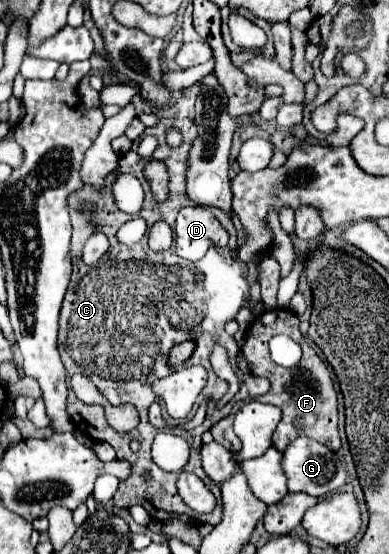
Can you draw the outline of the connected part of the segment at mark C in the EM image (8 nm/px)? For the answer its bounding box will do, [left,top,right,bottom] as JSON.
[58,175,248,525]

